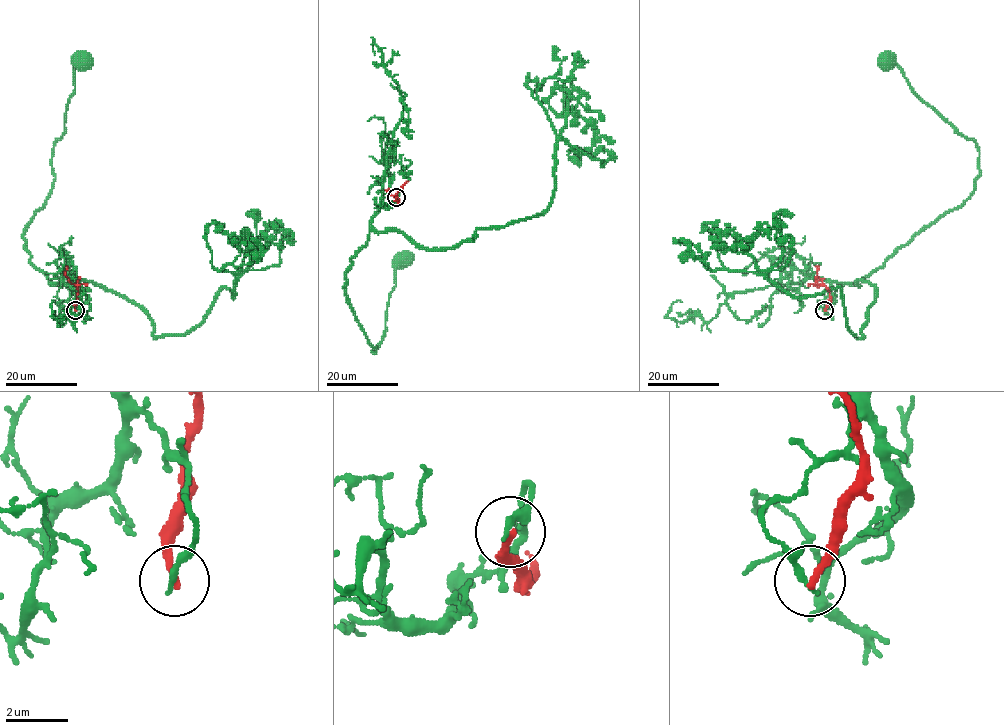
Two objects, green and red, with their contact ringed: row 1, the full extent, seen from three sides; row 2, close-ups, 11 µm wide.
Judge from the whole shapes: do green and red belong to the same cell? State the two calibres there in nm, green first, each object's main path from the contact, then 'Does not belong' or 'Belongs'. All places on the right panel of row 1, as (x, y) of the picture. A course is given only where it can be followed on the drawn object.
Thickness 240 nm (green) against 240 nm. Course of green: (824, 310), (819, 303), (832, 282), (868, 276), (956, 209), (980, 173), (978, 145), (884, 58). Course of red: (825, 310), (830, 298), (829, 290), (817, 275), (816, 266). Does not belong

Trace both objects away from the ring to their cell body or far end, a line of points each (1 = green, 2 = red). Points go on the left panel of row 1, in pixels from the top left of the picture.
1: (75, 310), (74, 294), (30, 261), (23, 234), (52, 188), (53, 145), (63, 132), (79, 58)
2: (75, 310), (78, 290), (65, 275), (67, 266)

